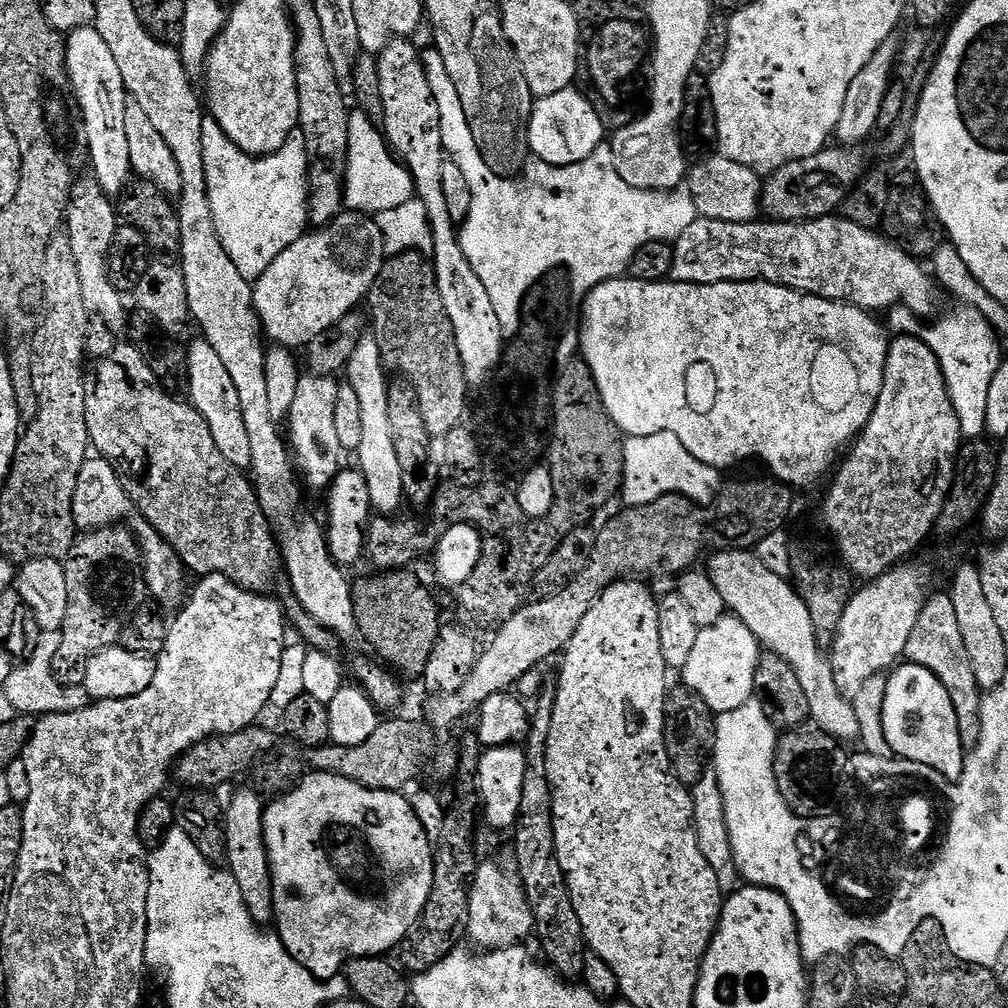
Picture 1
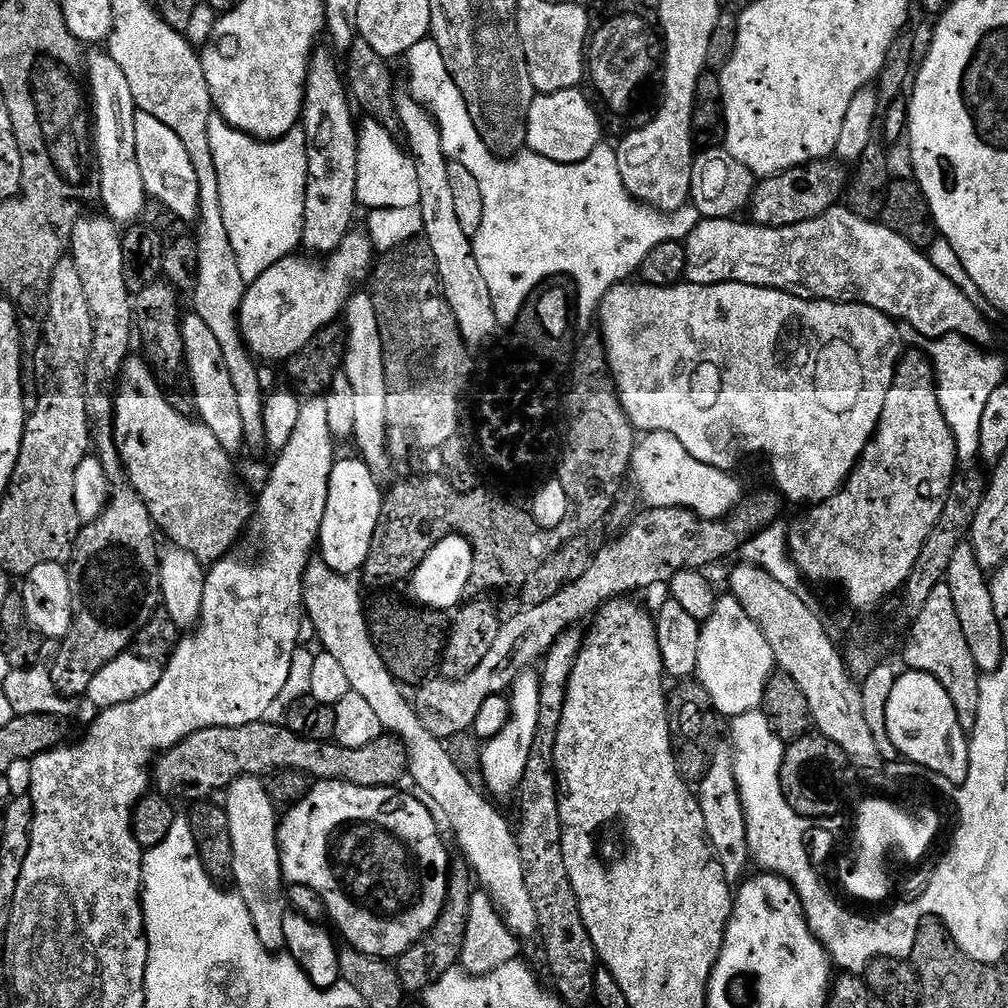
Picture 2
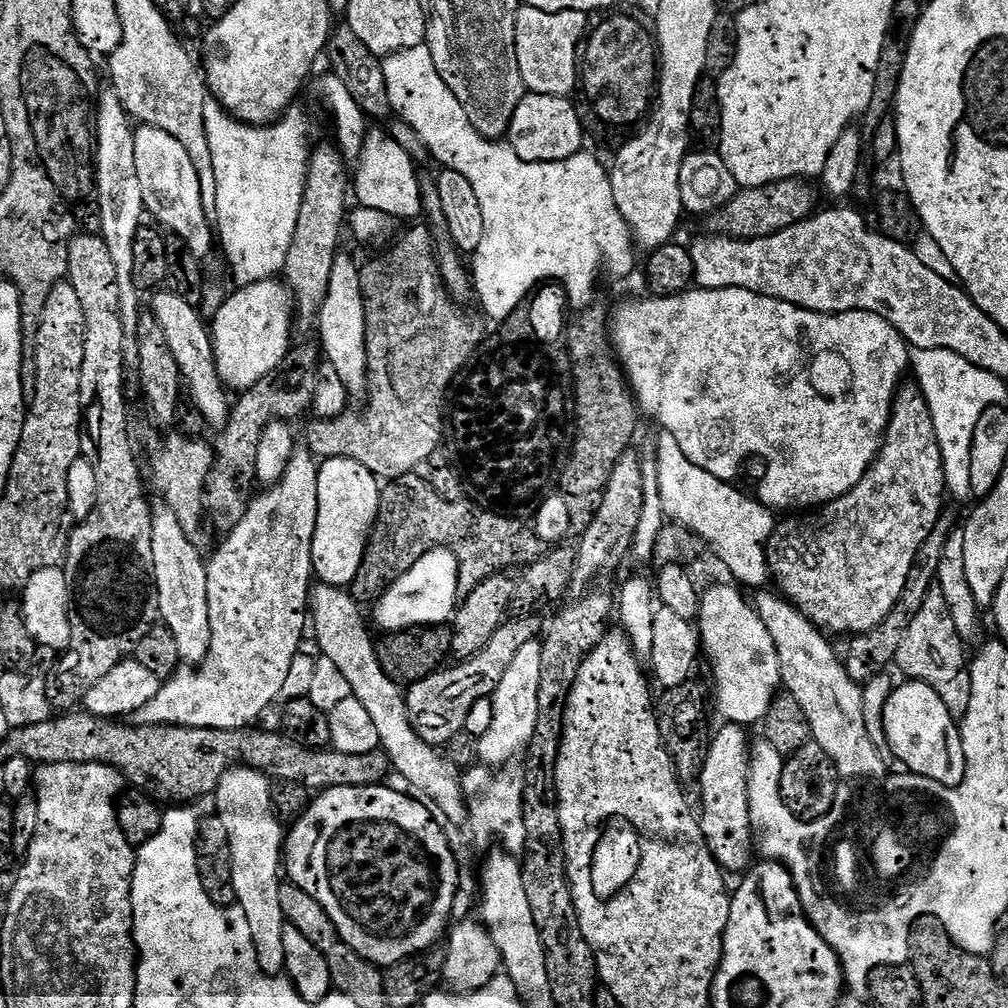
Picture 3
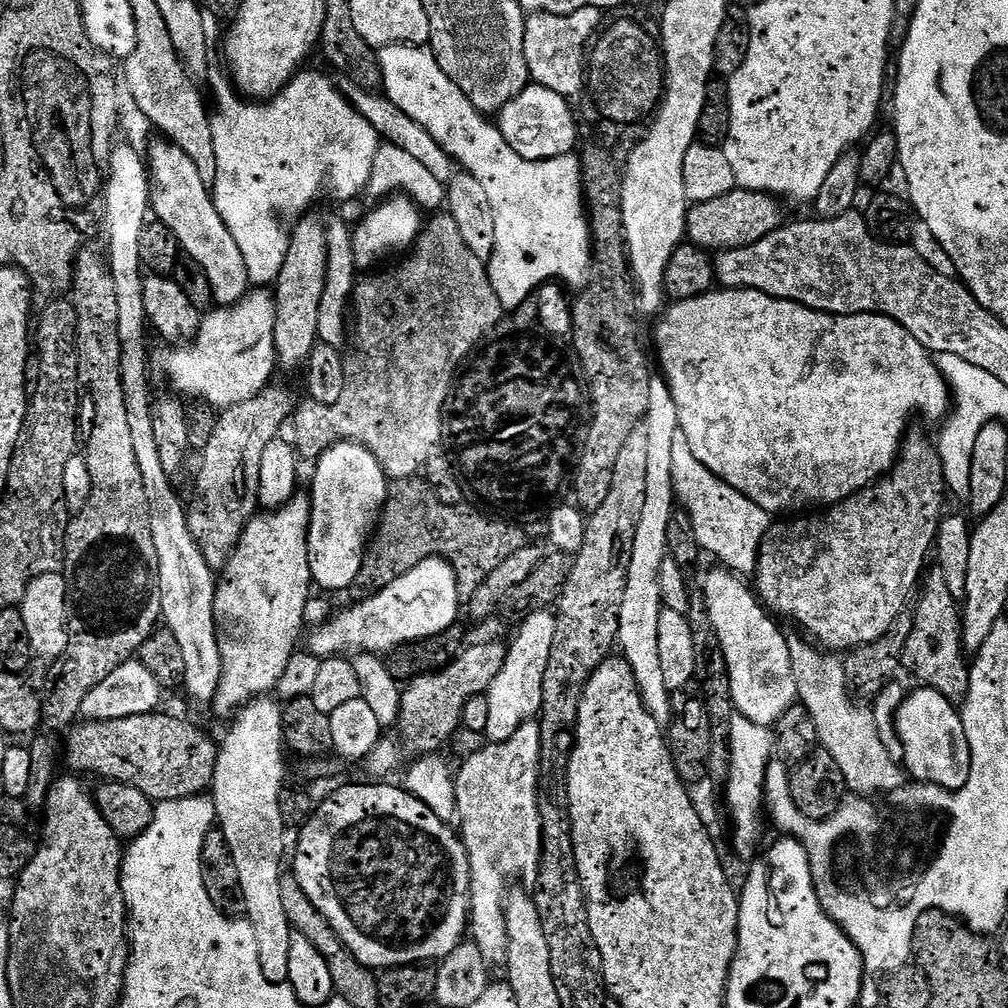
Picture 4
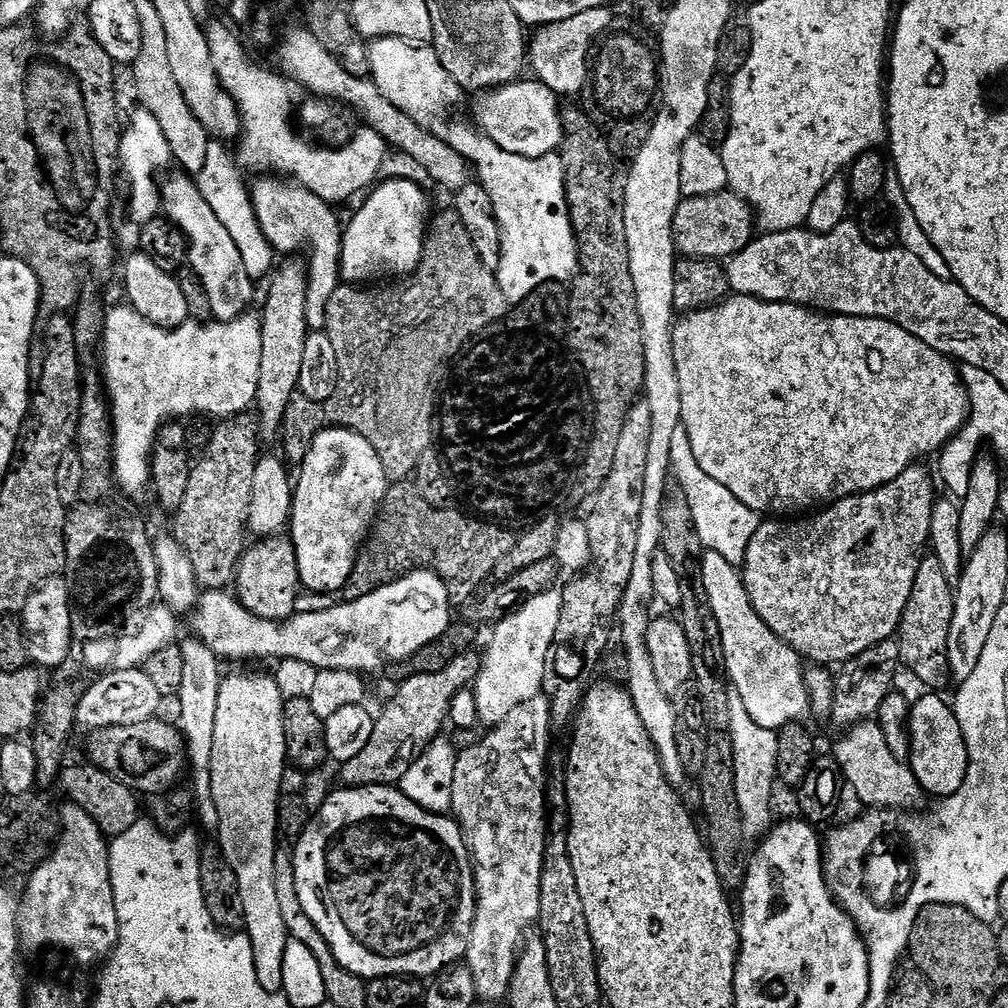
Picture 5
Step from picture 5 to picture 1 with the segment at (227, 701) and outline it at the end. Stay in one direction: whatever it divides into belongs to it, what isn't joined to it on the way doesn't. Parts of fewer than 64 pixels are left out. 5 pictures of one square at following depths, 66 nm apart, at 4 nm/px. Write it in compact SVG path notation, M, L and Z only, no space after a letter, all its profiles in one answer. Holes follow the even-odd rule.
M255 791L240 792L226 808L226 861L244 894L244 901L257 925L268 926L274 920L274 885L268 863L268 849L264 846L265 801Z

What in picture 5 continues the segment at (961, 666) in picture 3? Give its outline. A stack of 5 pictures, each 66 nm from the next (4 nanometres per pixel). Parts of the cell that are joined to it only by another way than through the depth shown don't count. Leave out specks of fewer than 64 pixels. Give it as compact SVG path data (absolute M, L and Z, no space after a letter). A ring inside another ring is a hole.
M925 555L918 566L918 574L914 578L914 590L910 590L910 602L906 602L906 610L900 619L898 629L898 643L900 645L900 663L904 670L908 670L913 676L930 690L942 690L951 676L949 674L948 643L950 642L950 622L954 618L955 598L954 586L946 578L942 571L942 562L934 555Z

